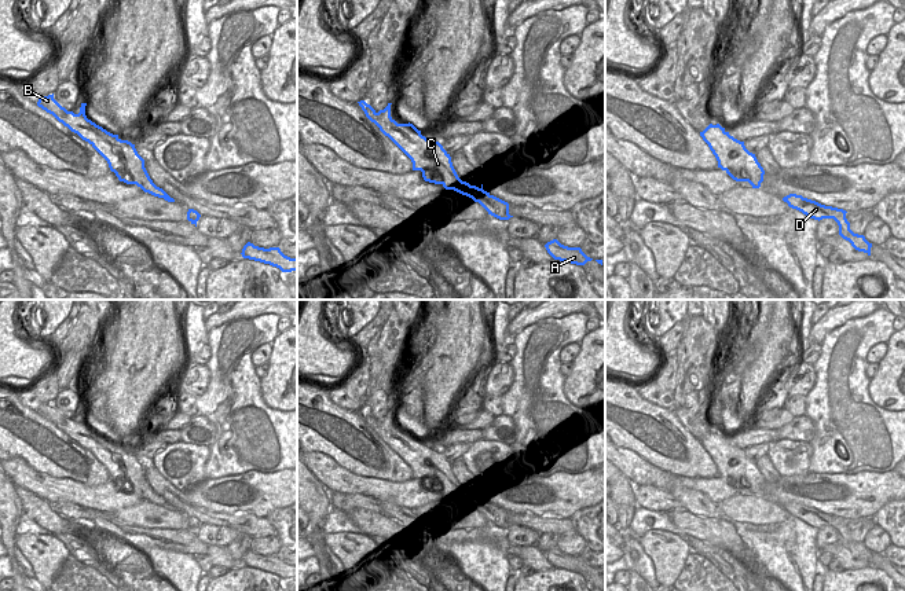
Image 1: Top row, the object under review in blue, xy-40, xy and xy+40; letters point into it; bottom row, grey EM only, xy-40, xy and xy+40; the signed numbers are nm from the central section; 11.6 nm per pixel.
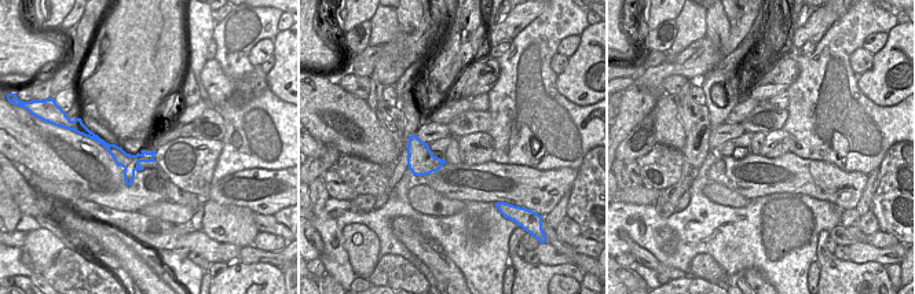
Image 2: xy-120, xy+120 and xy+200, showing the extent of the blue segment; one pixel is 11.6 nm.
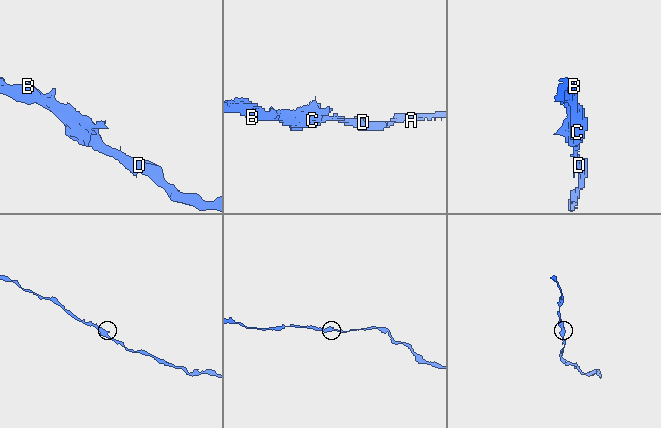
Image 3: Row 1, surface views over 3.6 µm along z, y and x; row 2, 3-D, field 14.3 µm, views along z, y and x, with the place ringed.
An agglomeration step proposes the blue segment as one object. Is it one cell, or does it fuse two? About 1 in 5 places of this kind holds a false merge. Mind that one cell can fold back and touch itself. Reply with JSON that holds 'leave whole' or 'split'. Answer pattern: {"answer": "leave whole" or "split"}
{"answer": "leave whole"}

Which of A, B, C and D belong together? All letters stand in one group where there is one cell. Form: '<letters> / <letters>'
A B C D

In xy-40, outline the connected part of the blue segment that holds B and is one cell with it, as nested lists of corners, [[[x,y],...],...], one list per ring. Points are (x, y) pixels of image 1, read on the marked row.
[[[52,93],[41,96],[37,106],[88,142],[107,161],[110,170],[116,173],[120,181],[136,184],[144,192],[175,202],[173,198],[153,183],[144,168],[144,159],[138,154],[135,144],[121,140],[118,135],[107,132],[87,118],[87,103],[81,103],[80,113],[74,114],[62,107]]]

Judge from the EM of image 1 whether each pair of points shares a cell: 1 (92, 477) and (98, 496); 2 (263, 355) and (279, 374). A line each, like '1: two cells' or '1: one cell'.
1: two cells
2: two cells

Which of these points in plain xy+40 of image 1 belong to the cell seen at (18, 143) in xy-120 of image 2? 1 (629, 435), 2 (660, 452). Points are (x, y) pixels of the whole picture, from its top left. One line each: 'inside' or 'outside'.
1: inside
2: inside

